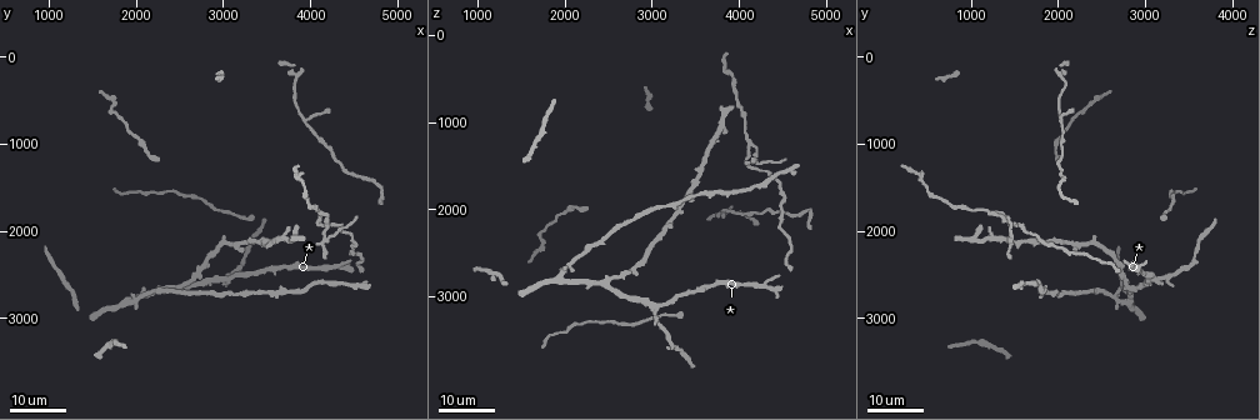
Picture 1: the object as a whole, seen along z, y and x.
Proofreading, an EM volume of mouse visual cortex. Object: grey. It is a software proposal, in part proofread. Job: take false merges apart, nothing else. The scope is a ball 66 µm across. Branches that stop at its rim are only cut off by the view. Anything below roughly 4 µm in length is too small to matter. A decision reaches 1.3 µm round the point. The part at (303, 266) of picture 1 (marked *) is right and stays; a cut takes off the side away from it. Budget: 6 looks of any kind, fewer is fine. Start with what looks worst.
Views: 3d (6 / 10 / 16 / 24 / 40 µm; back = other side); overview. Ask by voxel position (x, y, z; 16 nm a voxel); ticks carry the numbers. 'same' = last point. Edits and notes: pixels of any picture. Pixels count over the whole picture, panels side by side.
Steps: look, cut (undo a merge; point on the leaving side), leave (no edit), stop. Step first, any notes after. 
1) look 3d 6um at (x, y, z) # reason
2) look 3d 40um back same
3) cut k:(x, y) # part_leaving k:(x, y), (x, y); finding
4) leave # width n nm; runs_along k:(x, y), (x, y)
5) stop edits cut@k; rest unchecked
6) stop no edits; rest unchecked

look 3d 24um at (4150, 1800, 1250) # three-way junction

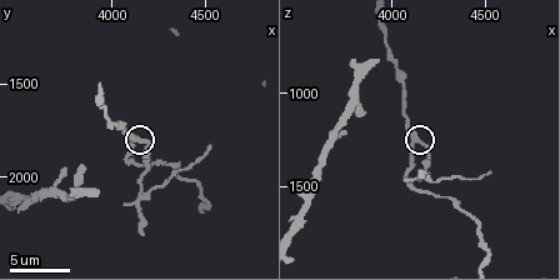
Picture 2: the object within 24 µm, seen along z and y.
look 3d 10um at (4140, 1800, 1240)

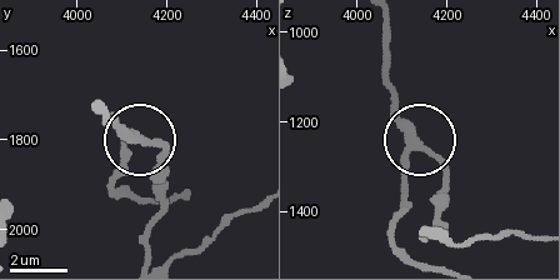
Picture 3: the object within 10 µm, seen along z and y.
leave # width 260 nm; all the same neuron

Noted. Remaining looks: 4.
look 3d 16um at (3950, 700, 2050) # three-way junction

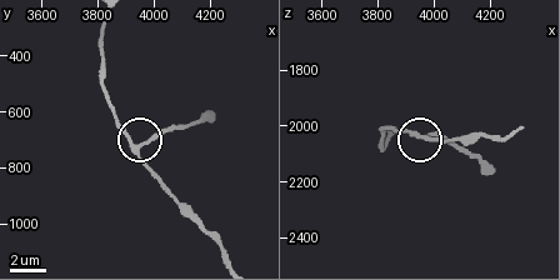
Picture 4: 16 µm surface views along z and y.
look 3d 10um at (3930, 720, 2020)

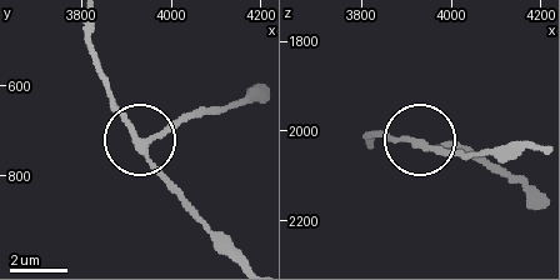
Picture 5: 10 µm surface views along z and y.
leave # runs_along 5:(243, 259), (143, 144), (193, 110); all the same neuron

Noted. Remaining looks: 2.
look 3d 16um at (1950, 2800, 2750)

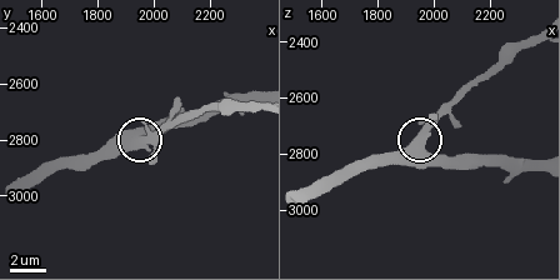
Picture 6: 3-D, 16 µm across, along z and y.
look 3d 10um at (1930, 2820, 2750) # closer look

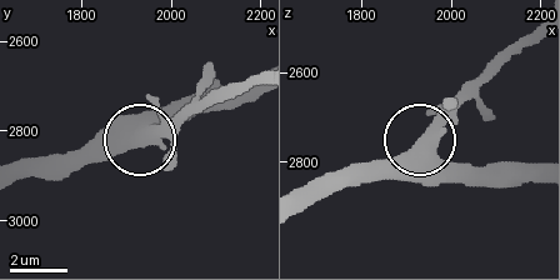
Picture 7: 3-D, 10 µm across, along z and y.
leave # one neuron here

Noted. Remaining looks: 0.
stop no edits; rest unchecked

